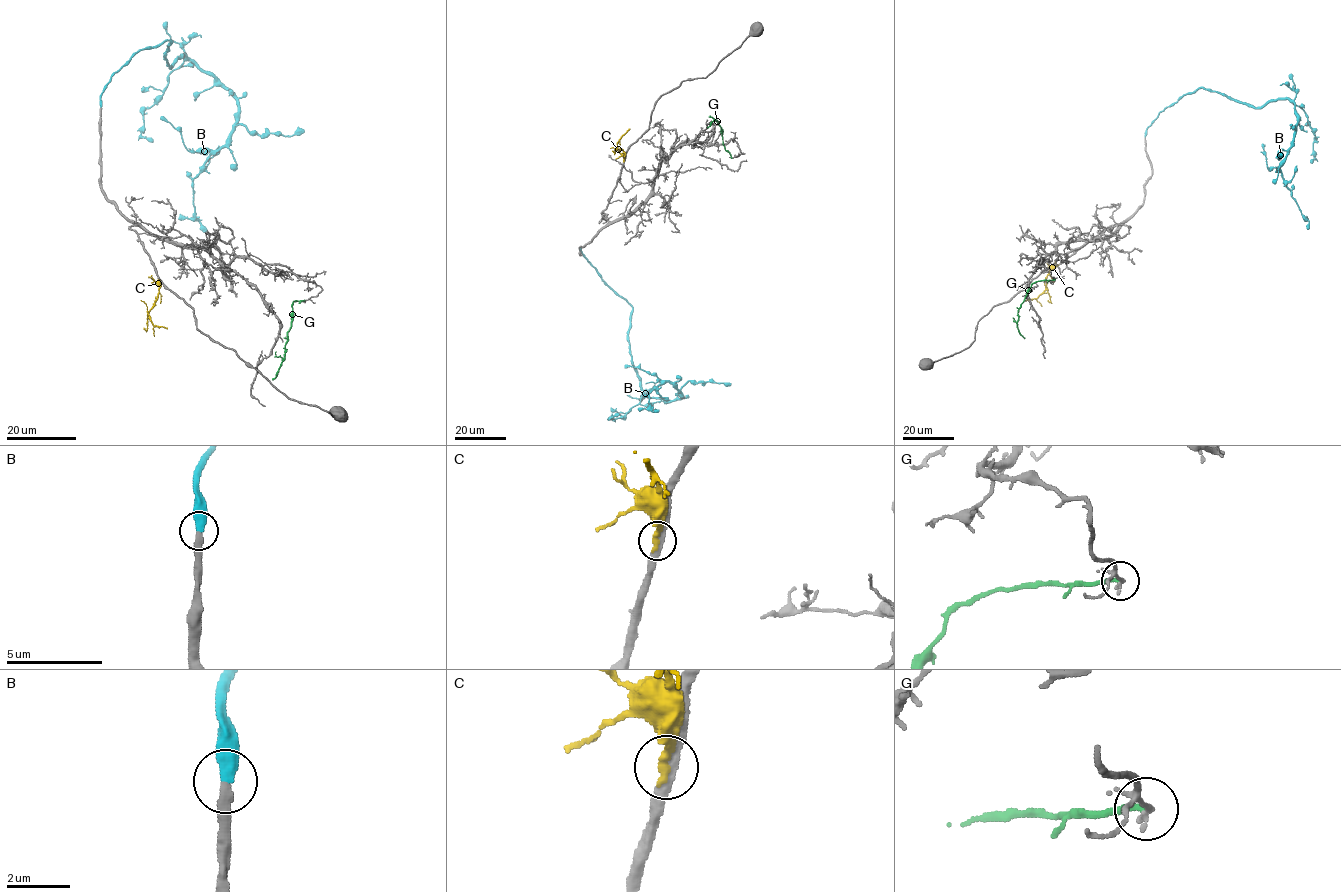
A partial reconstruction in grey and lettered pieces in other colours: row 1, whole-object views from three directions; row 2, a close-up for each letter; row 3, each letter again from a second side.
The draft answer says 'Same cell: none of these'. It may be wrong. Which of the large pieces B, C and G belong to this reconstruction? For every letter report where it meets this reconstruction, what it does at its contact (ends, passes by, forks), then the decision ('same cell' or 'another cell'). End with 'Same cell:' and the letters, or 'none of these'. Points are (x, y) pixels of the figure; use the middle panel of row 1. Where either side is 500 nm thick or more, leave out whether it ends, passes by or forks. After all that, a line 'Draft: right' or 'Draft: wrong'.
B: contact (580, 248); it ends; same cell
C: contact (624, 160); it ends; another cell
G: contact (731, 158); it ends; another cell
Same cell: B
Draft: wrong

